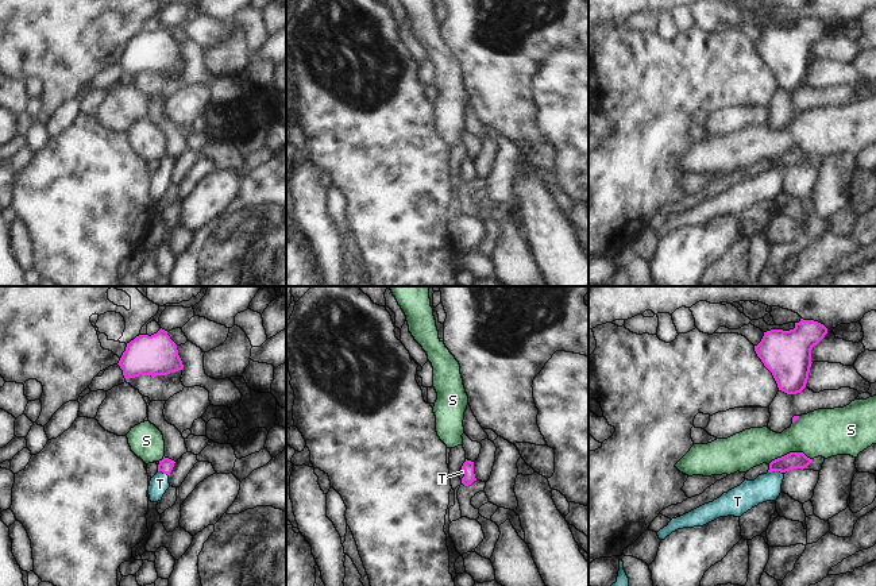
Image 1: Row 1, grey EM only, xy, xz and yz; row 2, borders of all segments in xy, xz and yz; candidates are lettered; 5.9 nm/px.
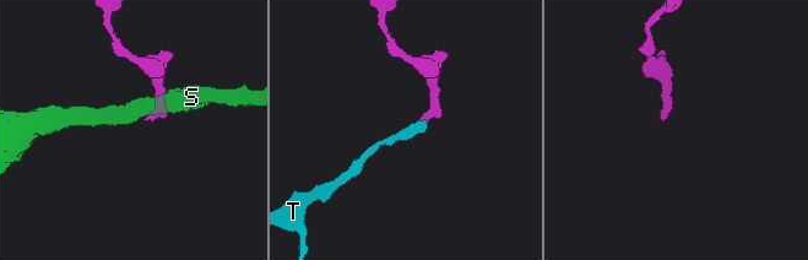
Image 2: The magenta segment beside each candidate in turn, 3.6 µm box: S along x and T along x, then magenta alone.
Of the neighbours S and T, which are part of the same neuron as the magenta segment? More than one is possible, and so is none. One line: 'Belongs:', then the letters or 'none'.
Belongs: T

